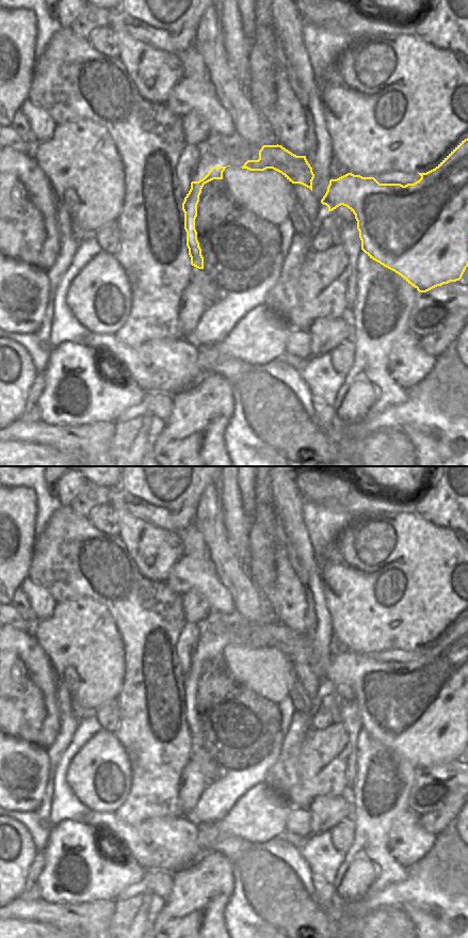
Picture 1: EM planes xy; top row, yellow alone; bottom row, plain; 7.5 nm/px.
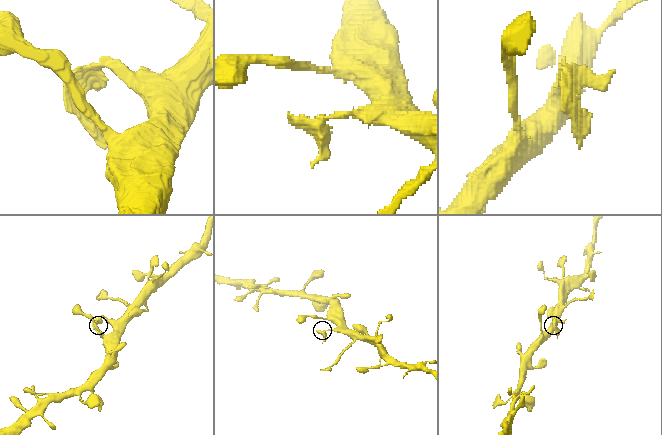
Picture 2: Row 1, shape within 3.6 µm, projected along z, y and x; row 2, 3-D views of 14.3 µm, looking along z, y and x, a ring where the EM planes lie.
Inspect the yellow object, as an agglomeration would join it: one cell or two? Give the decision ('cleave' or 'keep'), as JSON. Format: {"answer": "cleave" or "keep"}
{"answer": "keep"}

